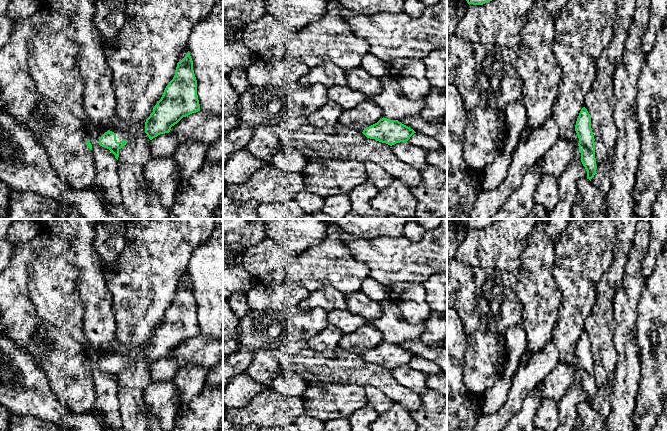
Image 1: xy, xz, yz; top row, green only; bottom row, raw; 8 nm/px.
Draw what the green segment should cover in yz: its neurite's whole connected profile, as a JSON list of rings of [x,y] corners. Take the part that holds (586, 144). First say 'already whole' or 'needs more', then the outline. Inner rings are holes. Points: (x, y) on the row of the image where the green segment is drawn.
already whole | [[[583,107],[576,121],[575,131],[579,138],[579,150],[581,162],[587,171],[587,179],[596,174],[595,139],[591,128],[591,117],[587,109]]]

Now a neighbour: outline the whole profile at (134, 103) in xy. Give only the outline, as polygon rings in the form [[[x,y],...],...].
[[[126,0],[125,22],[122,29],[111,43],[102,43],[112,74],[116,115],[123,123],[121,131],[132,136],[131,140],[119,149],[118,176],[123,205],[134,219],[169,219],[158,198],[146,191],[147,182],[143,177],[143,167],[151,159],[150,139],[140,127],[153,112],[166,86],[173,79],[180,49],[187,46],[193,28],[210,15],[215,3],[215,0]]]

